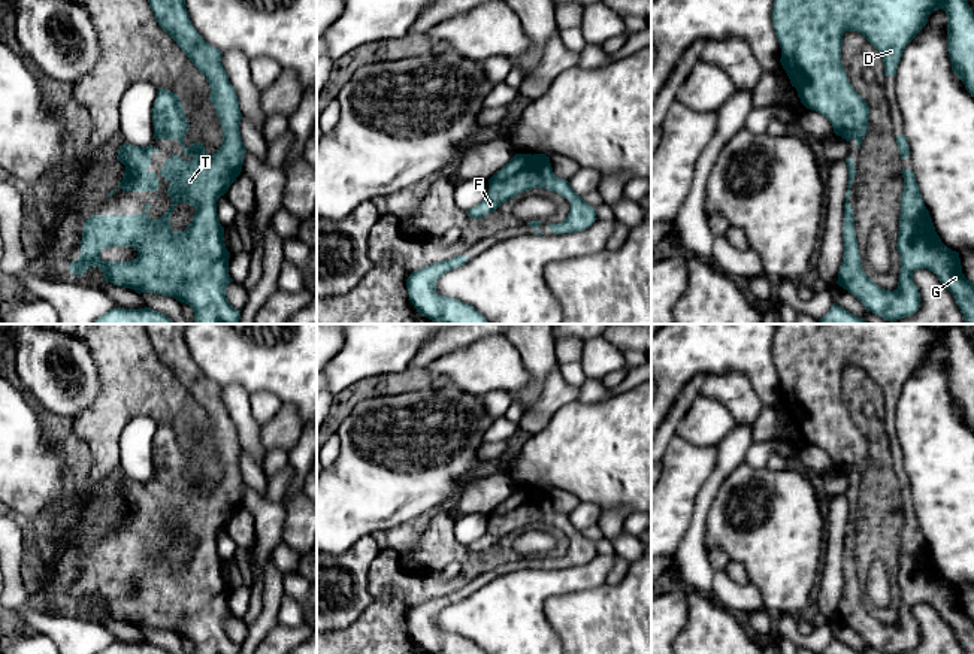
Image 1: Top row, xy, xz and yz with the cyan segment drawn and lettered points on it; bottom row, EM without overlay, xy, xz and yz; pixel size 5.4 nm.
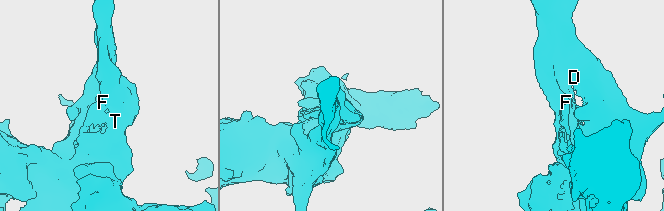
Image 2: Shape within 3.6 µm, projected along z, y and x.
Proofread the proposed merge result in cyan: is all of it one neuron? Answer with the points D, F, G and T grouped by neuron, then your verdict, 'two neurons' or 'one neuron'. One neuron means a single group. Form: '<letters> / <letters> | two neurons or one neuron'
D F G T | one neuron

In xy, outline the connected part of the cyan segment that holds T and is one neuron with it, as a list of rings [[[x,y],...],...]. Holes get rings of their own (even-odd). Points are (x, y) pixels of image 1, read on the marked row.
[[[148,0],[158,25],[178,43],[182,52],[190,58],[190,61],[206,76],[211,87],[209,102],[214,103],[217,109],[217,116],[220,118],[220,125],[223,127],[223,142],[214,155],[209,155],[200,142],[191,143],[188,148],[184,145],[184,136],[190,130],[190,124],[185,119],[184,106],[179,97],[170,90],[158,88],[157,99],[152,108],[152,122],[154,122],[154,137],[157,139],[173,139],[178,140],[187,157],[191,161],[185,161],[179,155],[172,155],[166,160],[160,170],[160,175],[169,181],[167,196],[172,199],[172,205],[167,212],[158,219],[151,219],[148,211],[149,203],[145,205],[145,212],[137,215],[91,215],[84,222],[81,254],[79,258],[72,261],[69,269],[73,275],[84,275],[91,267],[99,267],[103,272],[103,279],[117,285],[134,290],[136,293],[154,293],[161,296],[169,296],[181,303],[188,305],[194,312],[194,324],[239,324],[241,311],[236,311],[226,297],[226,287],[233,281],[229,275],[229,258],[230,252],[224,243],[224,227],[220,224],[217,217],[217,202],[221,196],[229,191],[229,187],[236,181],[242,172],[244,154],[246,148],[244,146],[239,124],[242,113],[239,109],[239,100],[235,87],[230,84],[229,76],[221,64],[223,51],[211,46],[203,37],[194,30],[190,15],[185,7],[185,0]],[[178,203],[188,203],[196,208],[191,222],[184,231],[173,231],[170,225],[170,215]],[[111,246],[130,246],[137,251],[137,257],[130,261],[103,261],[100,252]]]

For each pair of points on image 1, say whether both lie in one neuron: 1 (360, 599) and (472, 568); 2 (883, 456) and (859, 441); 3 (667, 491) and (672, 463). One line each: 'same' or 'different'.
1: different
2: different
3: same

